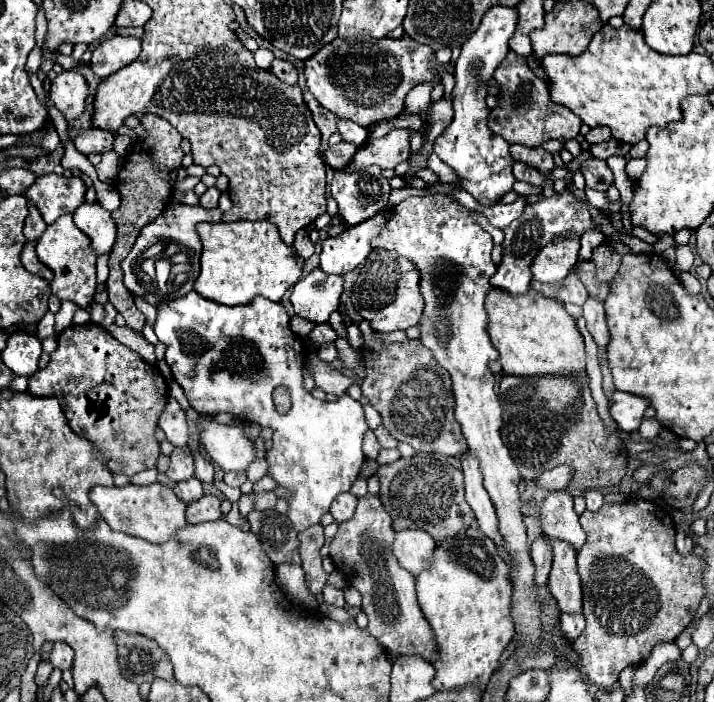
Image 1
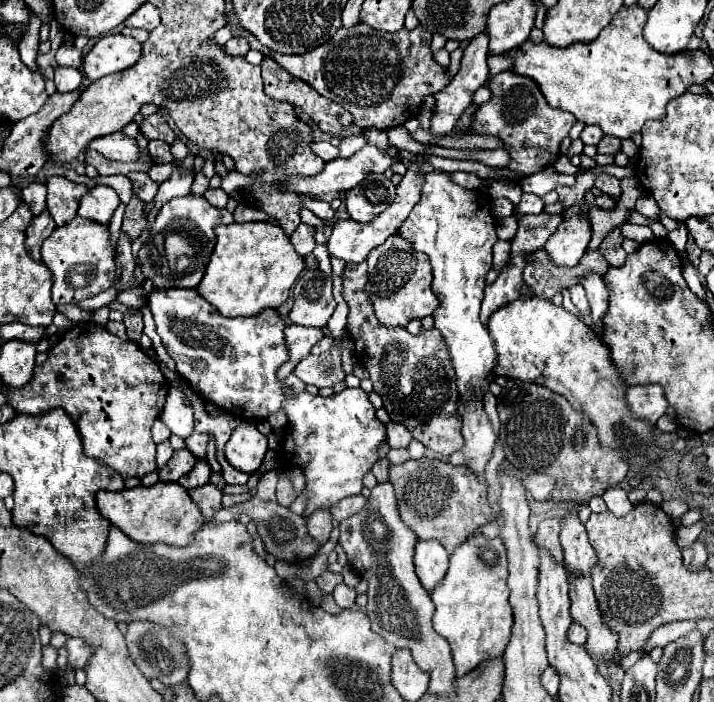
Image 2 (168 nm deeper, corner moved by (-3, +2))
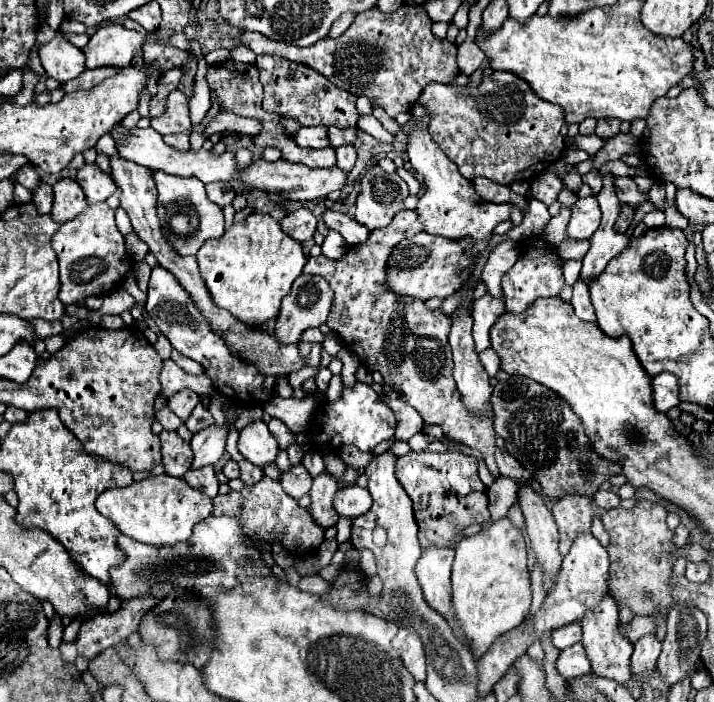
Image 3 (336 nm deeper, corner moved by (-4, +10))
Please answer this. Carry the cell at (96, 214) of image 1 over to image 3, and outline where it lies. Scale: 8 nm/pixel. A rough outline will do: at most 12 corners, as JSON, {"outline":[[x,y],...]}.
{"outline":[[96,164],[78,170],[76,180],[88,204],[104,202],[116,190]]}

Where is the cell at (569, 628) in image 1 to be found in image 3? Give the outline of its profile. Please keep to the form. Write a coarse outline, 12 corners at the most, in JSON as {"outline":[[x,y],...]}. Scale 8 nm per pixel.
{"outline":[[580,622],[566,624],[552,632],[552,642],[560,650],[580,642]]}

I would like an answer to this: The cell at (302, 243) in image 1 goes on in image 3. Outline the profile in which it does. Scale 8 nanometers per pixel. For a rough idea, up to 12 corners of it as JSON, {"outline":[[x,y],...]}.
{"outline":[[308,208],[290,212],[282,230],[300,244],[316,232],[316,216]]}

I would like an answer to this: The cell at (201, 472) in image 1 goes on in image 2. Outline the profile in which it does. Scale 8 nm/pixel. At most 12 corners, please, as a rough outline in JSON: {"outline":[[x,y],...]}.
{"outline":[[191,432],[185,438],[187,448],[197,456],[205,456],[207,434]]}

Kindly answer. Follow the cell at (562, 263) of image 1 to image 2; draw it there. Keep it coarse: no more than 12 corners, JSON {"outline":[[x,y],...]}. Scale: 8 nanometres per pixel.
{"outline":[[585,216],[563,218],[545,244],[559,266],[575,266],[591,240]]}

